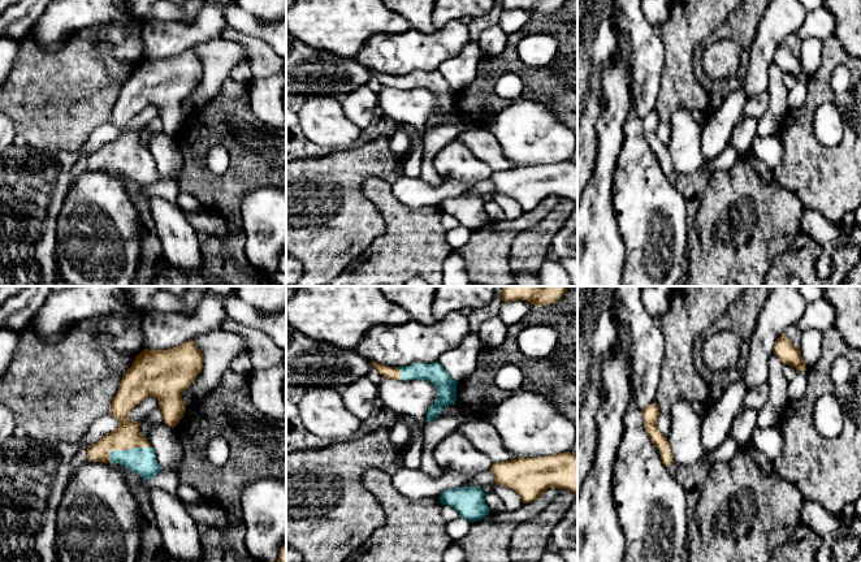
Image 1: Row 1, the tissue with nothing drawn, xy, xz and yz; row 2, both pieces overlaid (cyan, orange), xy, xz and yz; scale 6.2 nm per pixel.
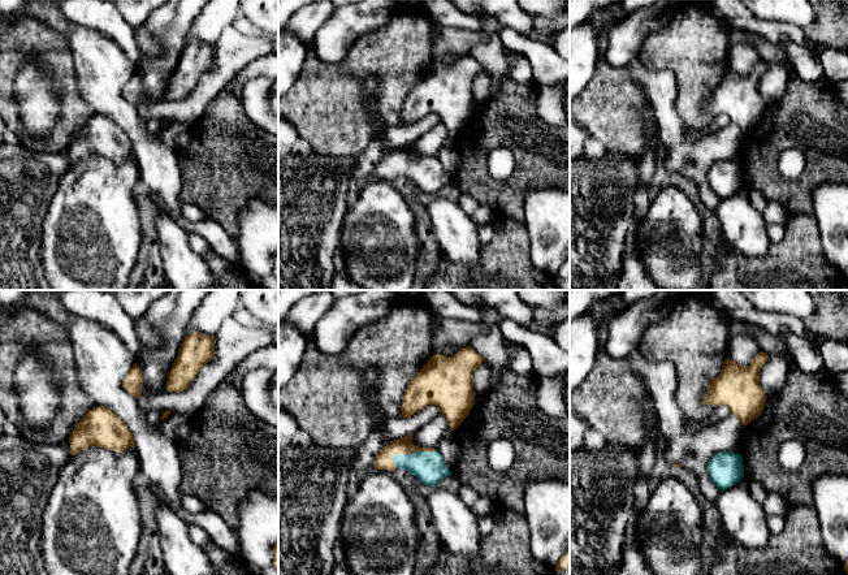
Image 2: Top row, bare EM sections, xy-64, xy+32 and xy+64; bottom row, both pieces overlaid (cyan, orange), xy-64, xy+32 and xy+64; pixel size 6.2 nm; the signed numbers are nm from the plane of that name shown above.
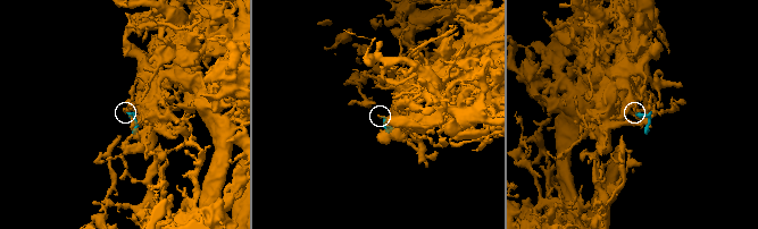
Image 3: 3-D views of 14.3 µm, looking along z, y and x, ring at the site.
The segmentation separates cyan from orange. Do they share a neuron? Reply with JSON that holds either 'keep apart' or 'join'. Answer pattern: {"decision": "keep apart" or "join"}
{"decision": "join"}

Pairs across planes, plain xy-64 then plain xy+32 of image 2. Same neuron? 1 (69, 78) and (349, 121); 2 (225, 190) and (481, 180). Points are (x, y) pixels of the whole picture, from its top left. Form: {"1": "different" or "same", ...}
{"1": "same", "2": "same"}

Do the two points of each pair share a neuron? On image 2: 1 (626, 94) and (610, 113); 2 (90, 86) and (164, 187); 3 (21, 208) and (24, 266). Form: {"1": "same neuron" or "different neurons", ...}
{"1": "same neuron", "2": "same neuron", "3": "same neuron"}

